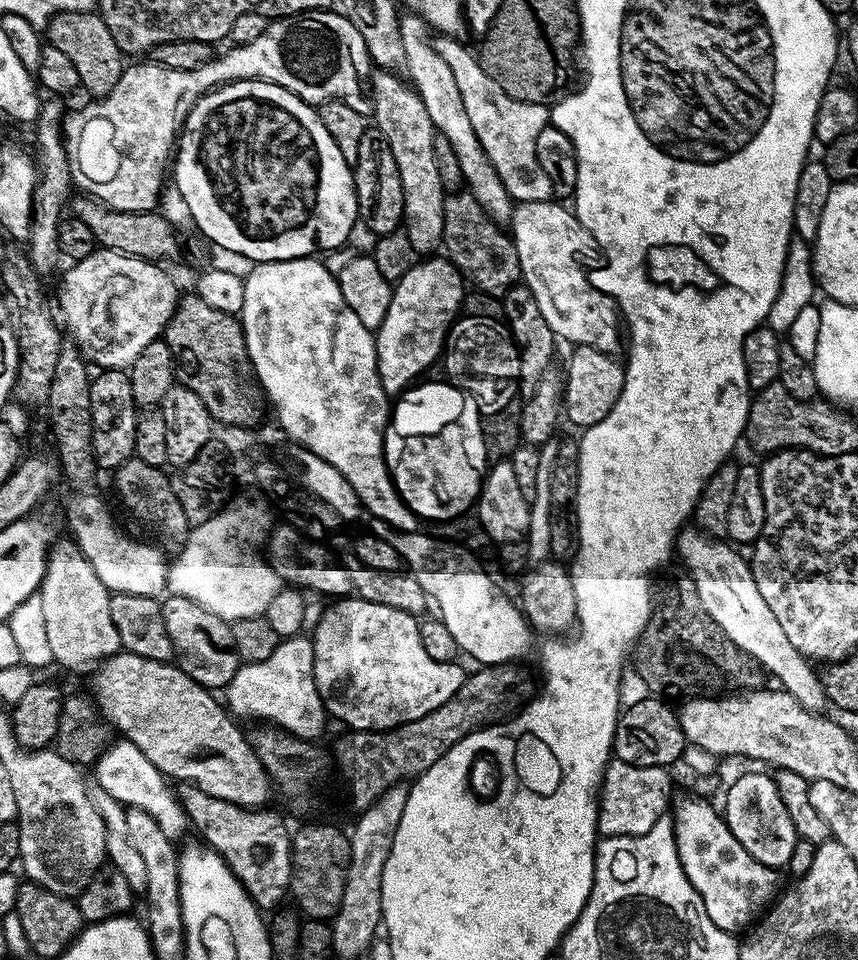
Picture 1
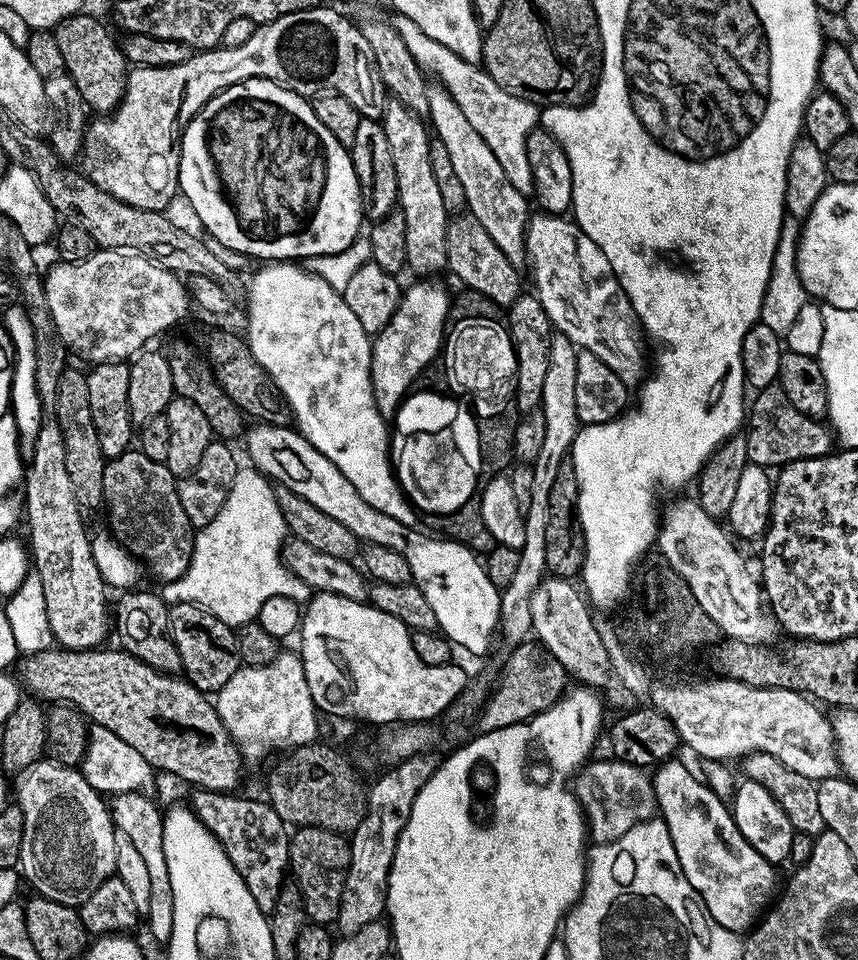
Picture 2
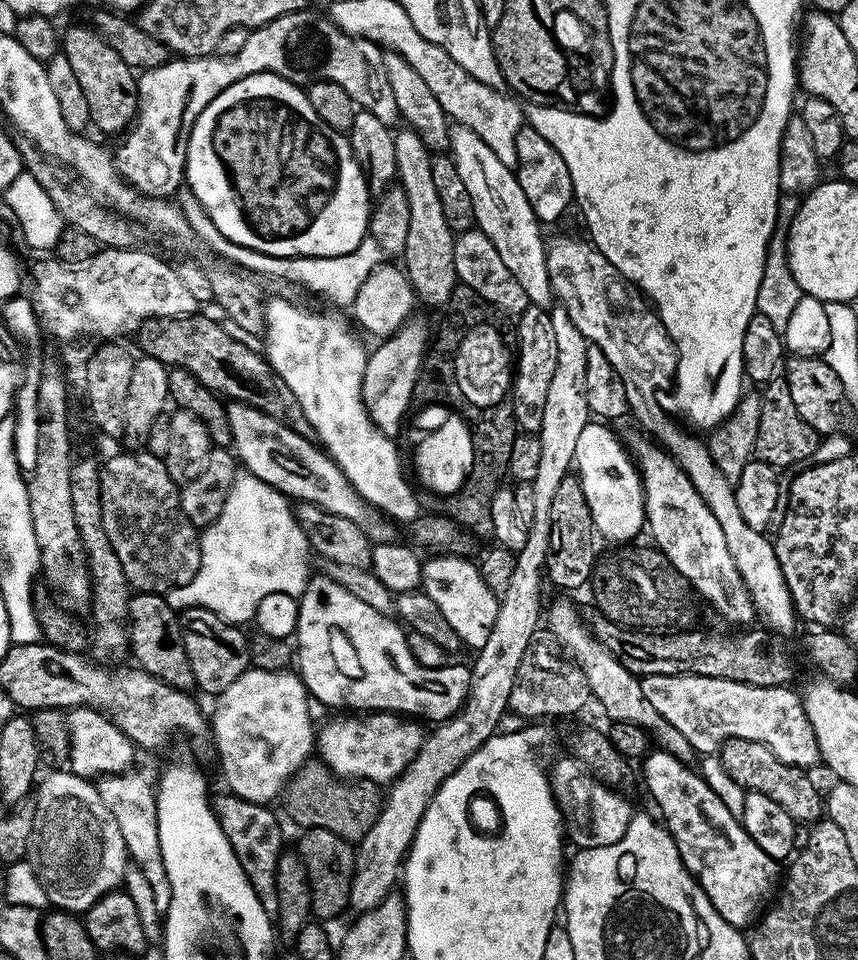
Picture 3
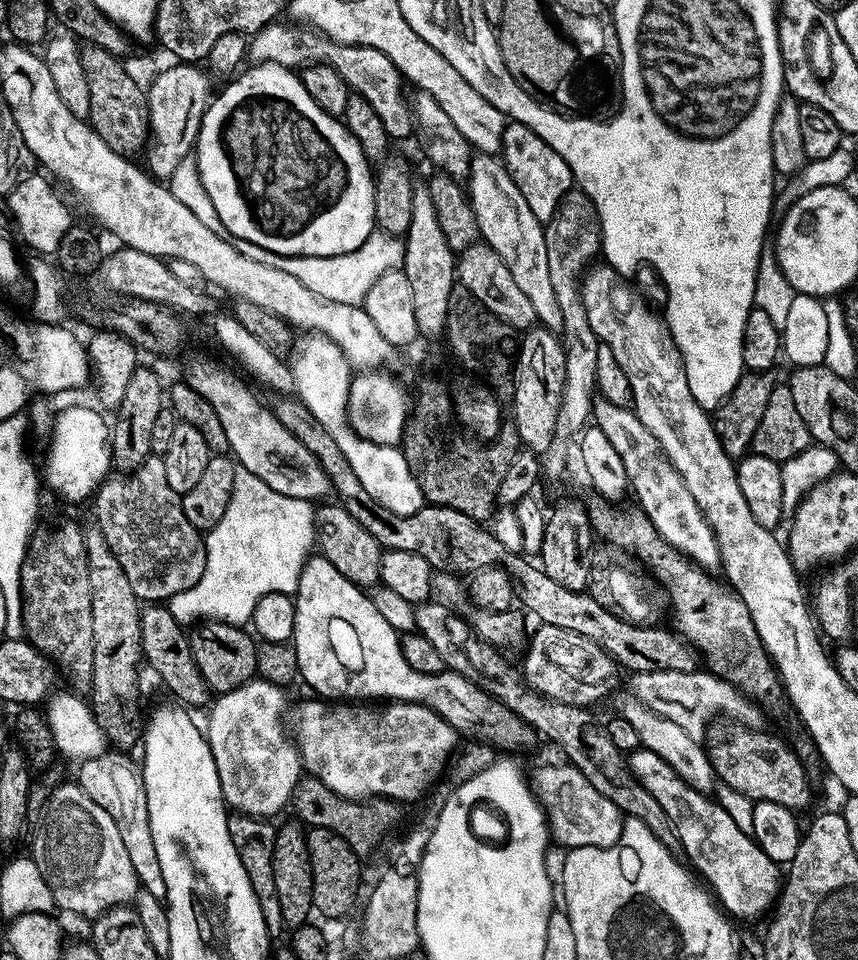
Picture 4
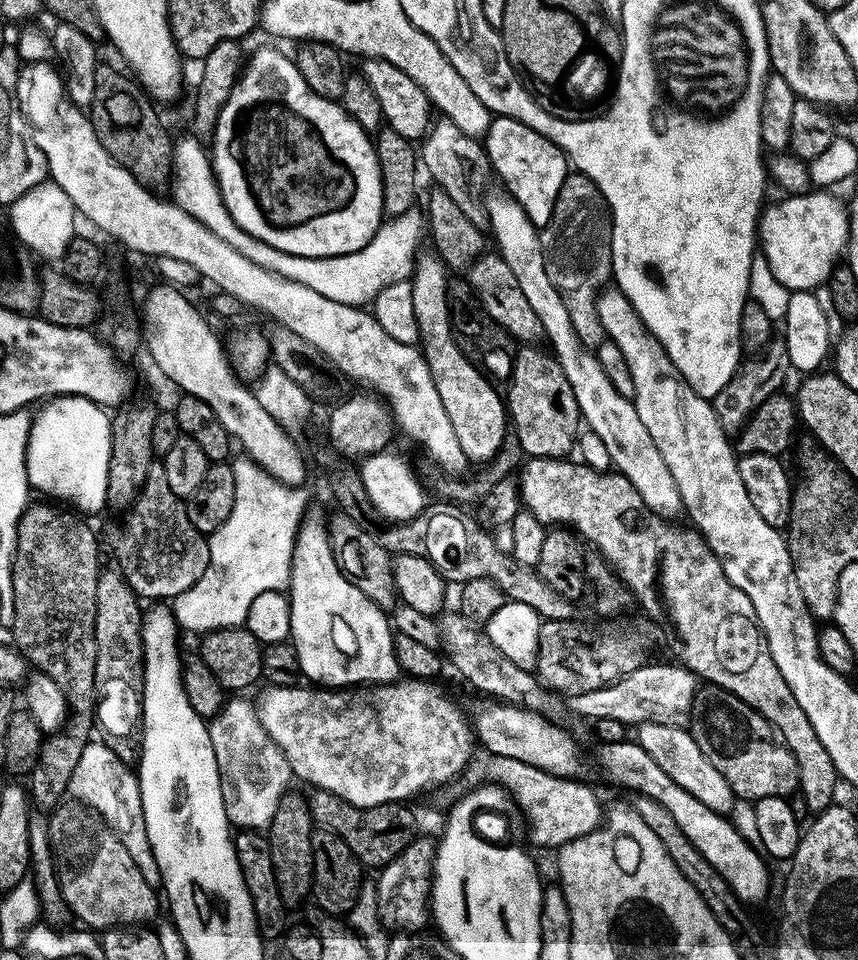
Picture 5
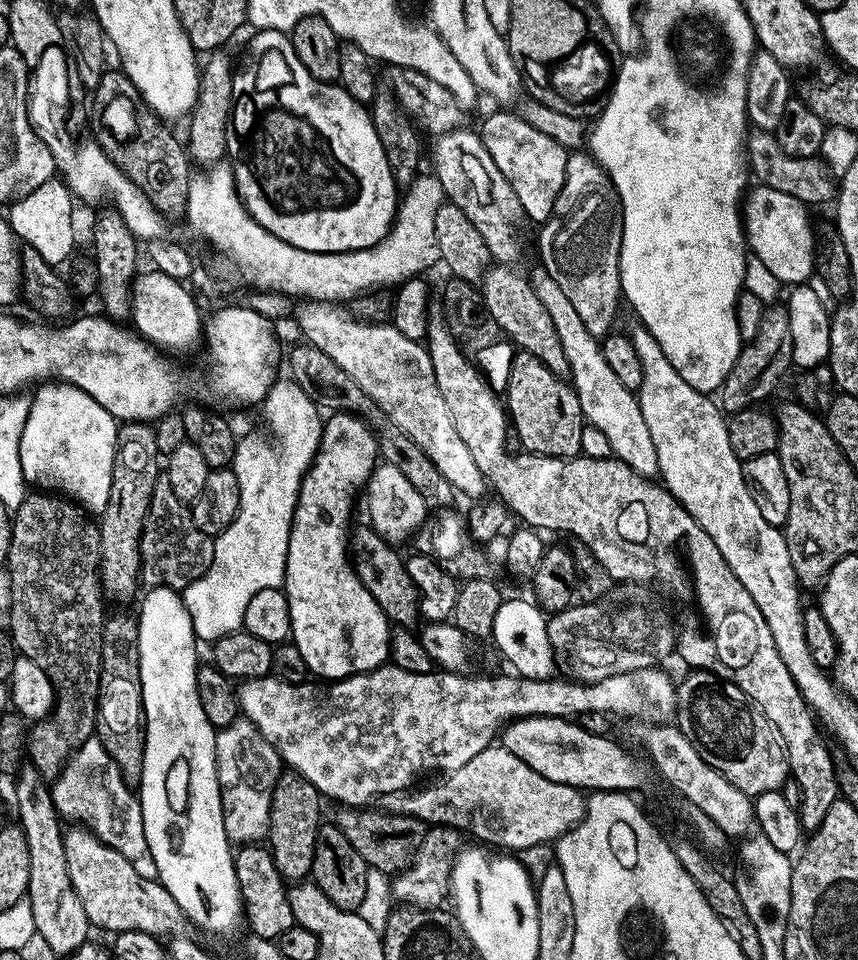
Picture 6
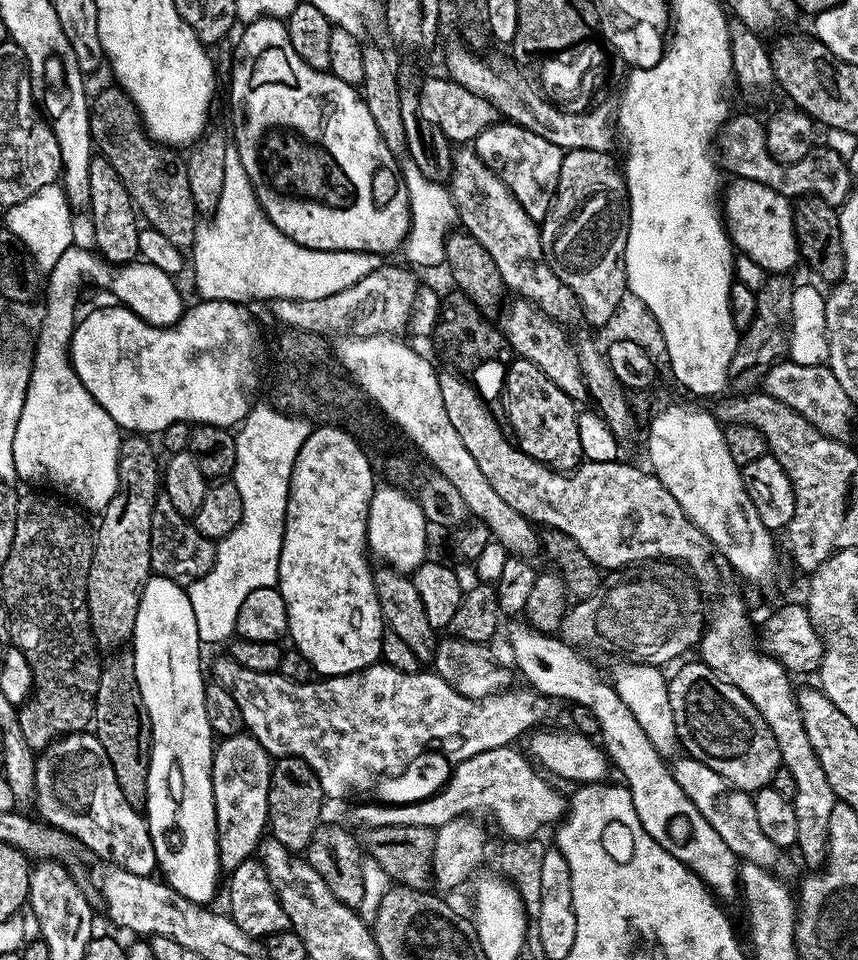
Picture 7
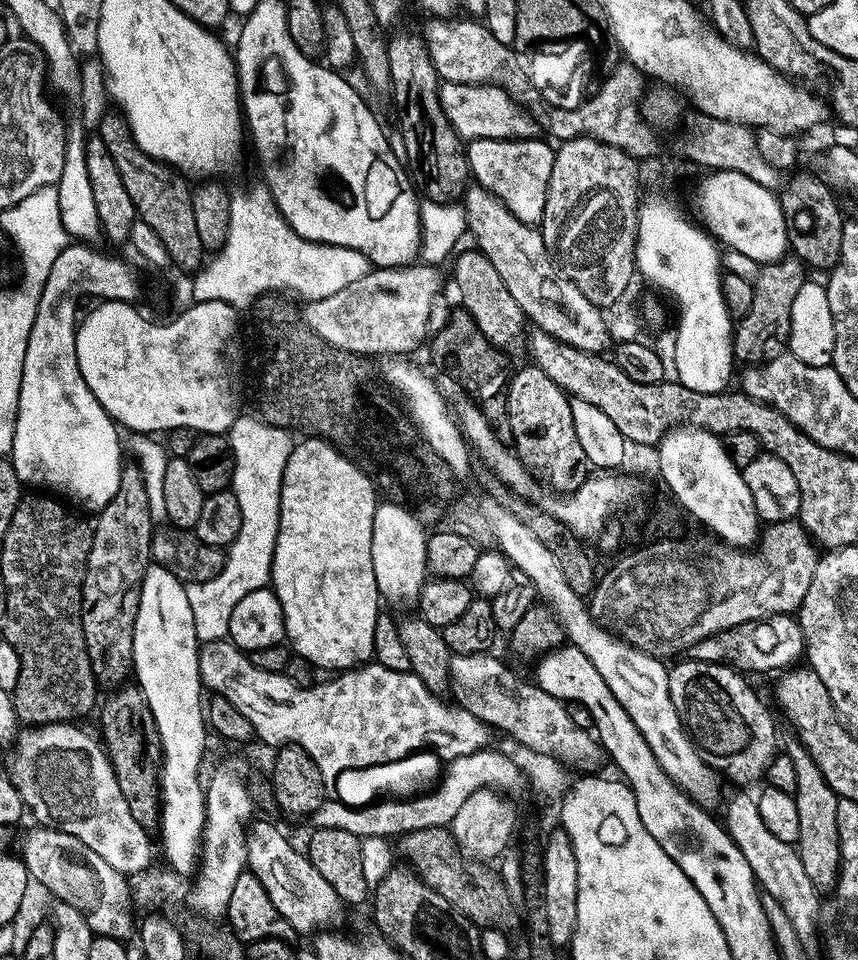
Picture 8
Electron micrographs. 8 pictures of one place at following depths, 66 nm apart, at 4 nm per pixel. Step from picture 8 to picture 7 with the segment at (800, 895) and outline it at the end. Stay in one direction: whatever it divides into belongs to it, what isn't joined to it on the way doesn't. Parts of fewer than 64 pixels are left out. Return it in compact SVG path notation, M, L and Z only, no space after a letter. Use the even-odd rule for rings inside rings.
M687 754L681 756L682 758L673 761L670 766L675 781L694 802L699 813L706 818L706 822L714 827L718 838L722 838L722 842L726 842L726 846L730 846L743 861L754 862L769 870L775 869L775 864L782 856L782 849L774 842L770 842L766 834L762 834L762 826L758 826L758 814L754 814L752 796L726 782L726 778L722 778L706 763Z

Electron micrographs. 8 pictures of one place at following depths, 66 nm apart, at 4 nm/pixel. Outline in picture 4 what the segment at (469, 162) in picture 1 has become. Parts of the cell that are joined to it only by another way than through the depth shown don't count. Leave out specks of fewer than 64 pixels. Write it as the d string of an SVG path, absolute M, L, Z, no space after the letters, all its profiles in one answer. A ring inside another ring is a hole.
M476 154L468 166L466 191L480 227L483 243L489 244L506 262L506 270L514 277L514 283L526 293L526 299L534 306L537 321L543 327L559 330L562 326L562 310L558 310L558 298L554 295L554 282L550 282L550 262L546 254L544 224L534 218L534 210L522 198L522 190L514 186L514 178L503 163L492 154Z

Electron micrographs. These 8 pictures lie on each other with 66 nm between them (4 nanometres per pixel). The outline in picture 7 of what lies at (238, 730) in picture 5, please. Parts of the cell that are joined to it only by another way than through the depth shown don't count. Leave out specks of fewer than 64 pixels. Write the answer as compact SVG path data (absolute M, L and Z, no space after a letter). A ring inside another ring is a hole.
M247 731L237 736L223 737L215 745L212 754L212 789L221 869L231 870L253 859L260 841L265 839L269 827L268 791L273 763L273 757Z

